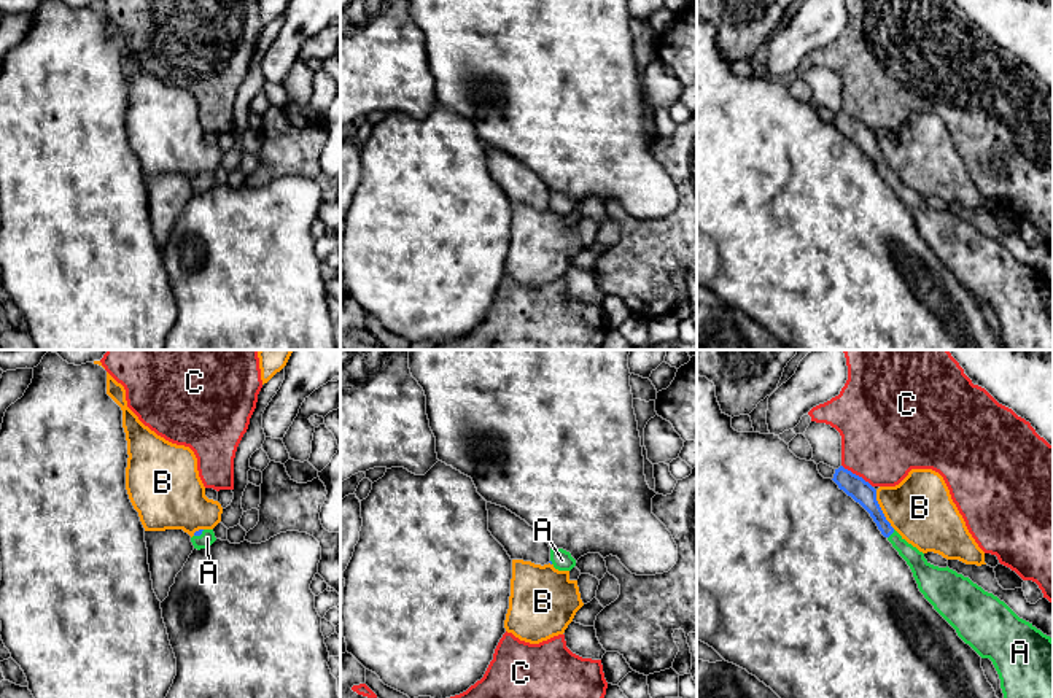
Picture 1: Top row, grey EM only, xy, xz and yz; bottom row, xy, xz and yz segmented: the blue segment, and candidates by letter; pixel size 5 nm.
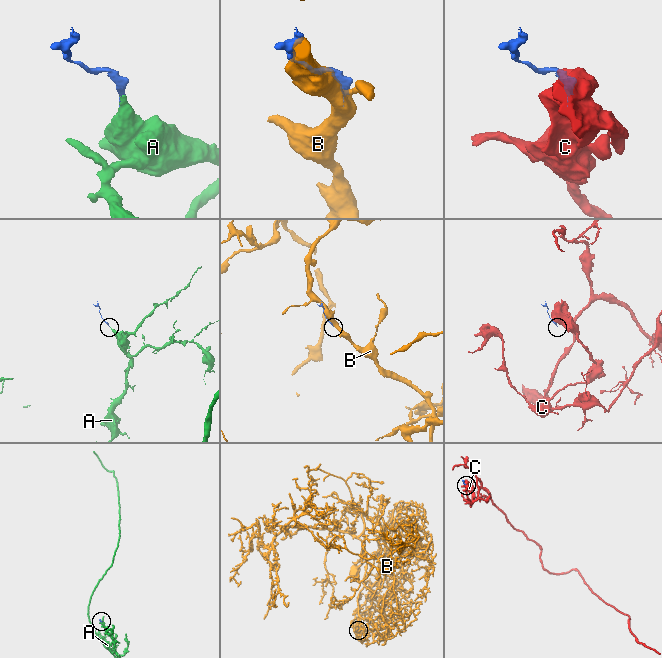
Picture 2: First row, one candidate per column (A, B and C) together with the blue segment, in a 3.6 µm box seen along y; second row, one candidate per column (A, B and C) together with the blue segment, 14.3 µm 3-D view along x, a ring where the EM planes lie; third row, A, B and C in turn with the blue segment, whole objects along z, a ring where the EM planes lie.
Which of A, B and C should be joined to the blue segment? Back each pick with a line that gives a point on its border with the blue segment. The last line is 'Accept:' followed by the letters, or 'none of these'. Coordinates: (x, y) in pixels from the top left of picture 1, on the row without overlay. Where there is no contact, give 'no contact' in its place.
A: meets blue in yz at (891, 177)
Accept: A

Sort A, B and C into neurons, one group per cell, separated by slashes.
A / B / C

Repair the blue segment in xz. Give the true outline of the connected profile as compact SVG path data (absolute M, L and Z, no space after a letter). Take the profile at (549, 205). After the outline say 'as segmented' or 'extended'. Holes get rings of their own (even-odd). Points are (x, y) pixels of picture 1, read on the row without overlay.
M557 191L550 192L549 207L558 215L571 215L576 210L576 204L571 200L571 197Z | extended

